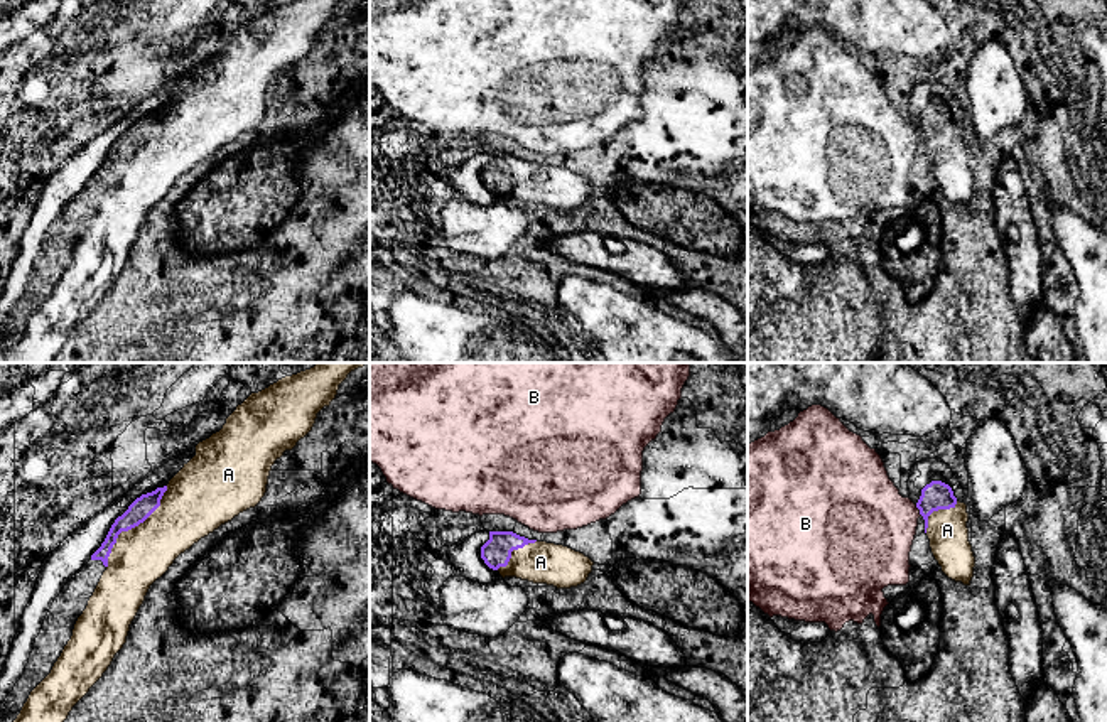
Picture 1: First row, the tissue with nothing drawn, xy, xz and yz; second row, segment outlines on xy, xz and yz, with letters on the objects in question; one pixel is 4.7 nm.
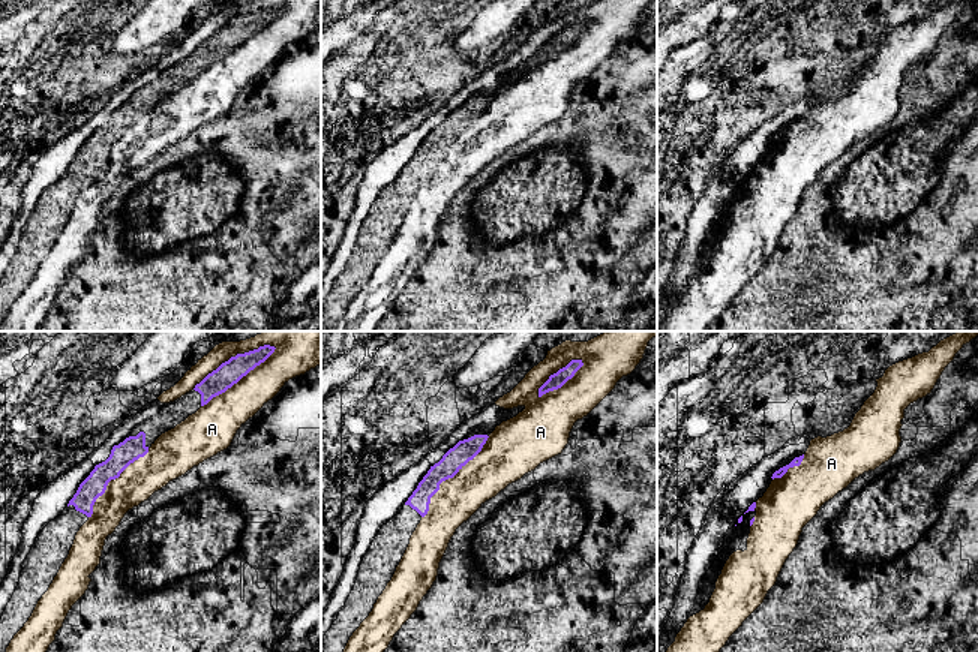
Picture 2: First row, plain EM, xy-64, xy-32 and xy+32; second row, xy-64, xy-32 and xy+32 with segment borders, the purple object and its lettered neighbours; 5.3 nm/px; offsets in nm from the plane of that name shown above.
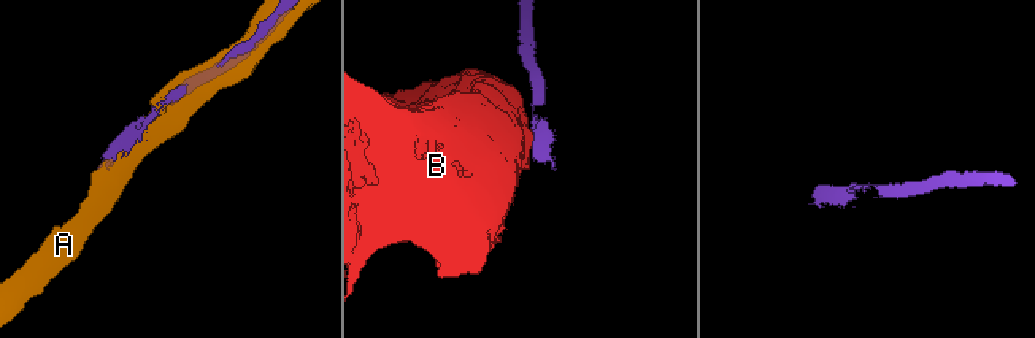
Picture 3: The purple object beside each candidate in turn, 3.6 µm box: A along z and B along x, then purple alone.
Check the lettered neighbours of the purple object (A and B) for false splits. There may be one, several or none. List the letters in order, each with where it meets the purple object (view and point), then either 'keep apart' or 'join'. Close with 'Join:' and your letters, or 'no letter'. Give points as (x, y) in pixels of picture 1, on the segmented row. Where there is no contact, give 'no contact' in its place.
A: contact xy (132, 527); join
B: contact yz (918, 508); keep apart
Join: A

